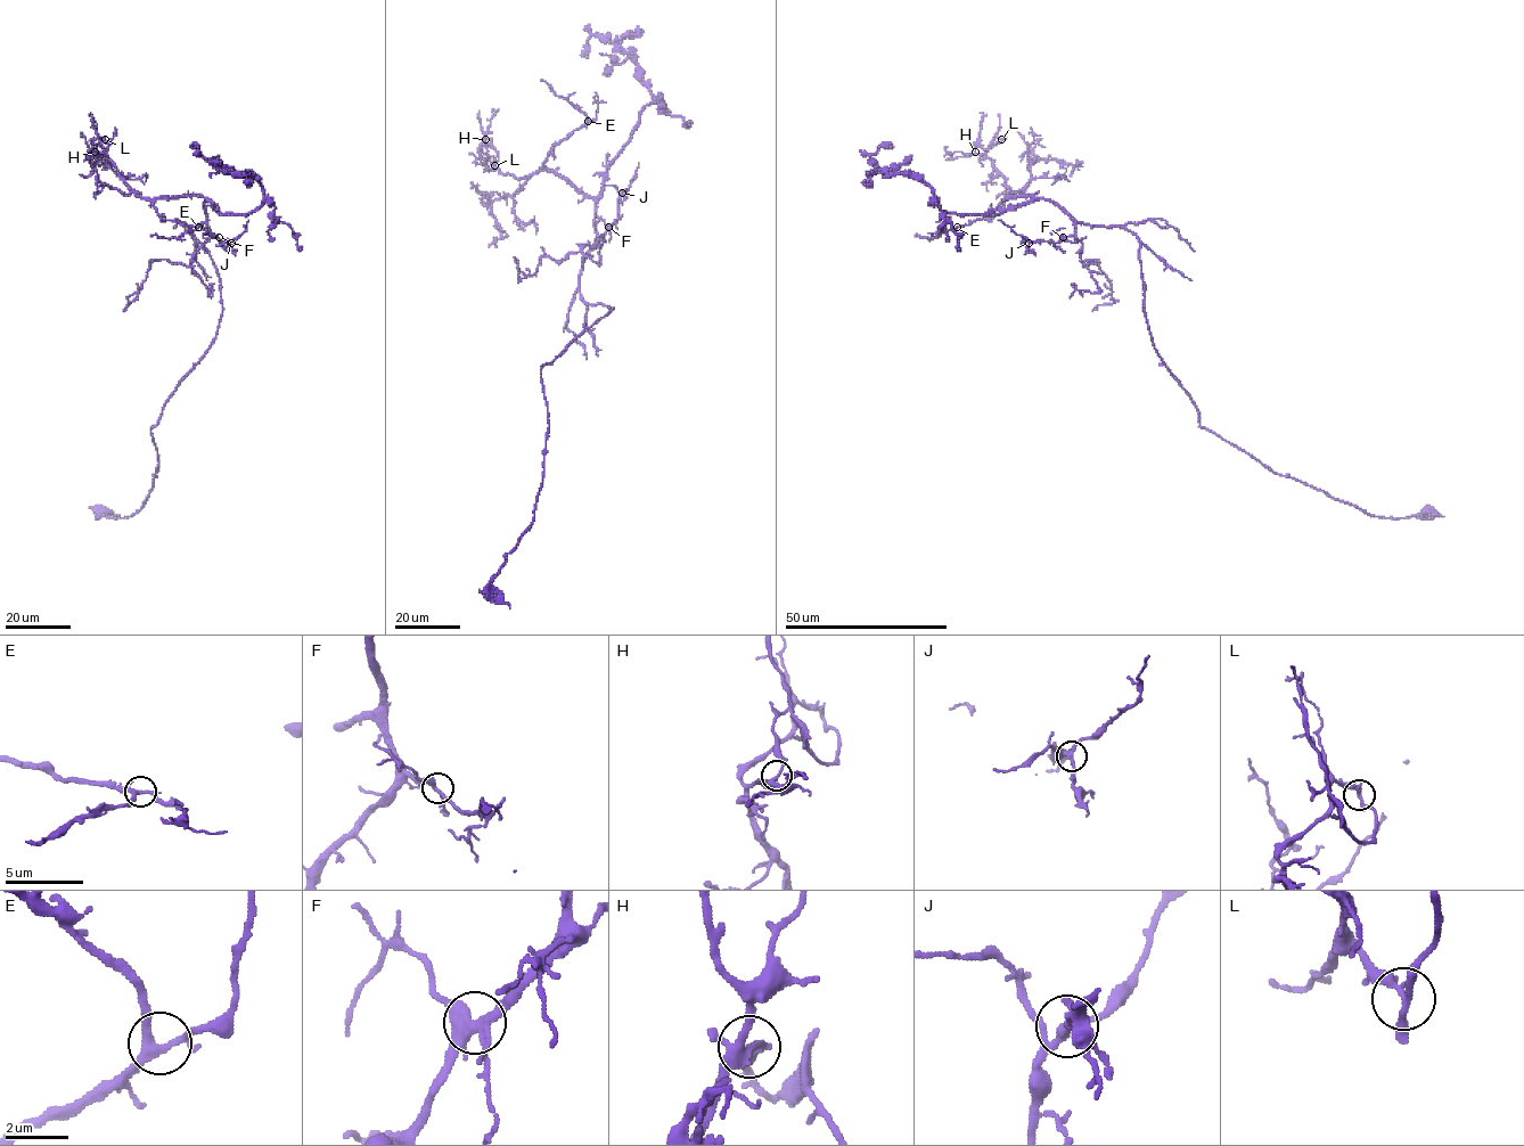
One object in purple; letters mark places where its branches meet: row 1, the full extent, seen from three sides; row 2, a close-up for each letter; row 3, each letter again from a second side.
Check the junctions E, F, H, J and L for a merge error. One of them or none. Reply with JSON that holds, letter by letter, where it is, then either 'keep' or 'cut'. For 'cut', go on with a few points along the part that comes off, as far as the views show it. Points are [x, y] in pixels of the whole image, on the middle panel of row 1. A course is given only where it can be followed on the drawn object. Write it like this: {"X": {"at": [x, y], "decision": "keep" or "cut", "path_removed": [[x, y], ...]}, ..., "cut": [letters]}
{"E": {"at": [588, 121], "decision": "keep"}, "F": {"at": [608, 227], "decision": "keep"}, "H": {"at": [485, 139], "decision": "keep"}, "J": {"at": [622, 193], "decision": "keep"}, "L": {"at": [494, 165], "decision": "keep"}, "cut": []}

